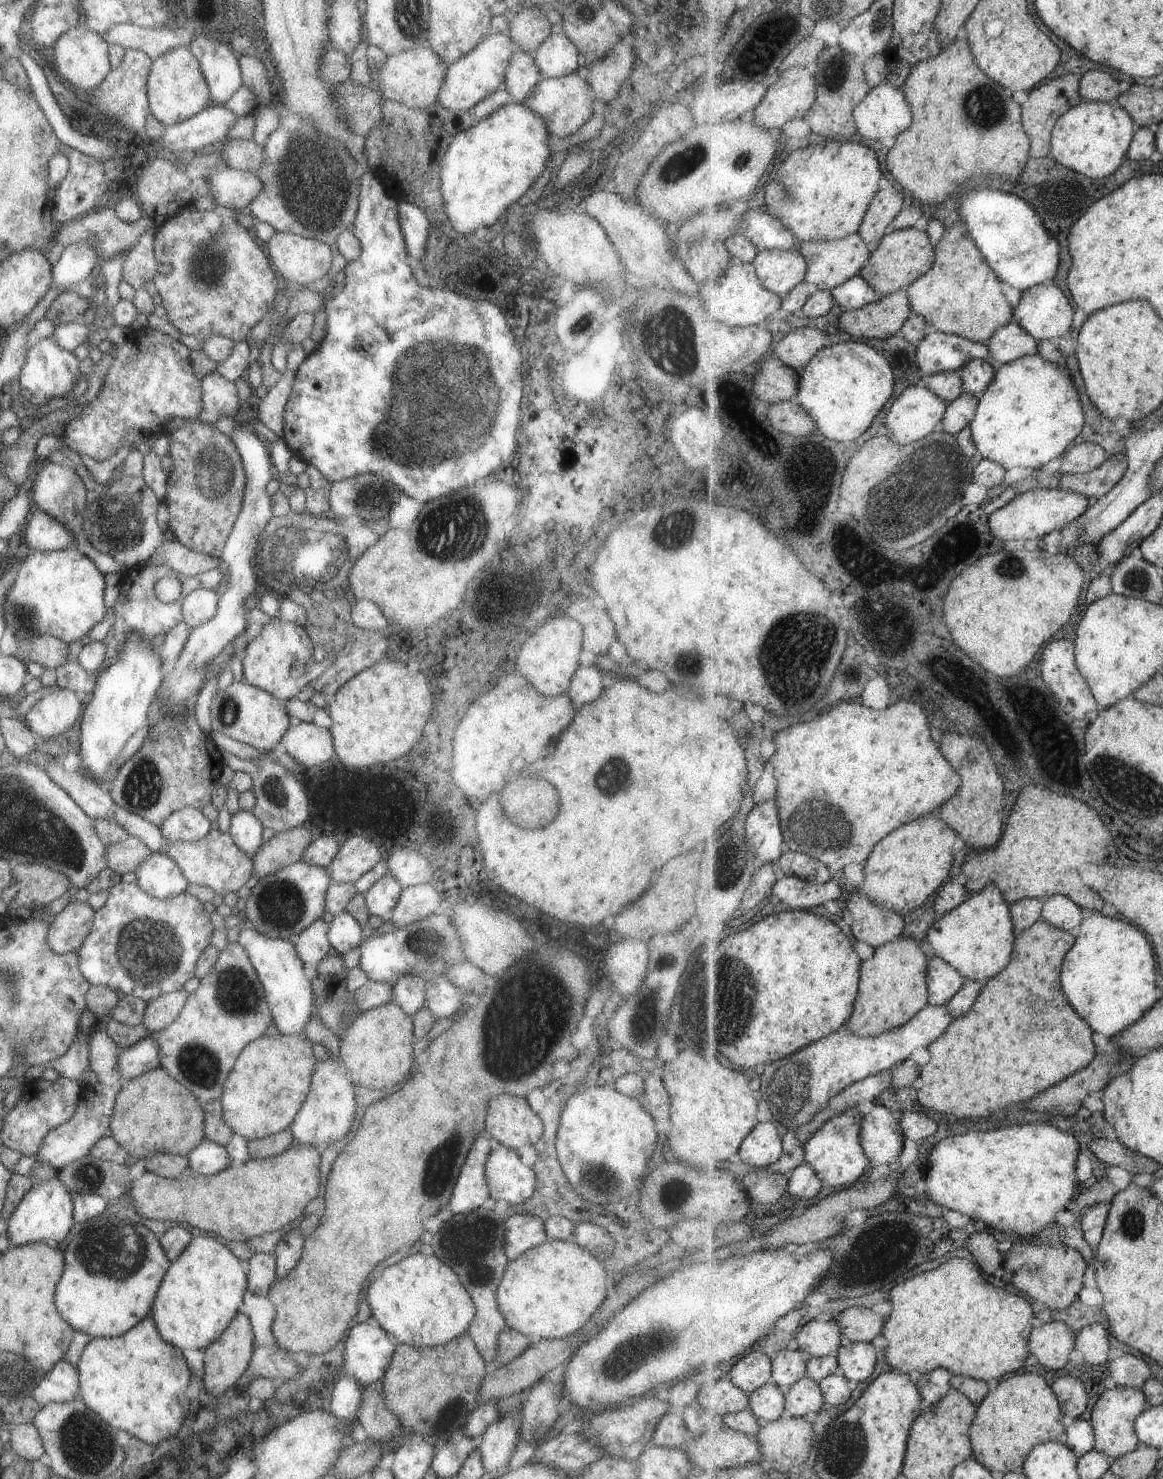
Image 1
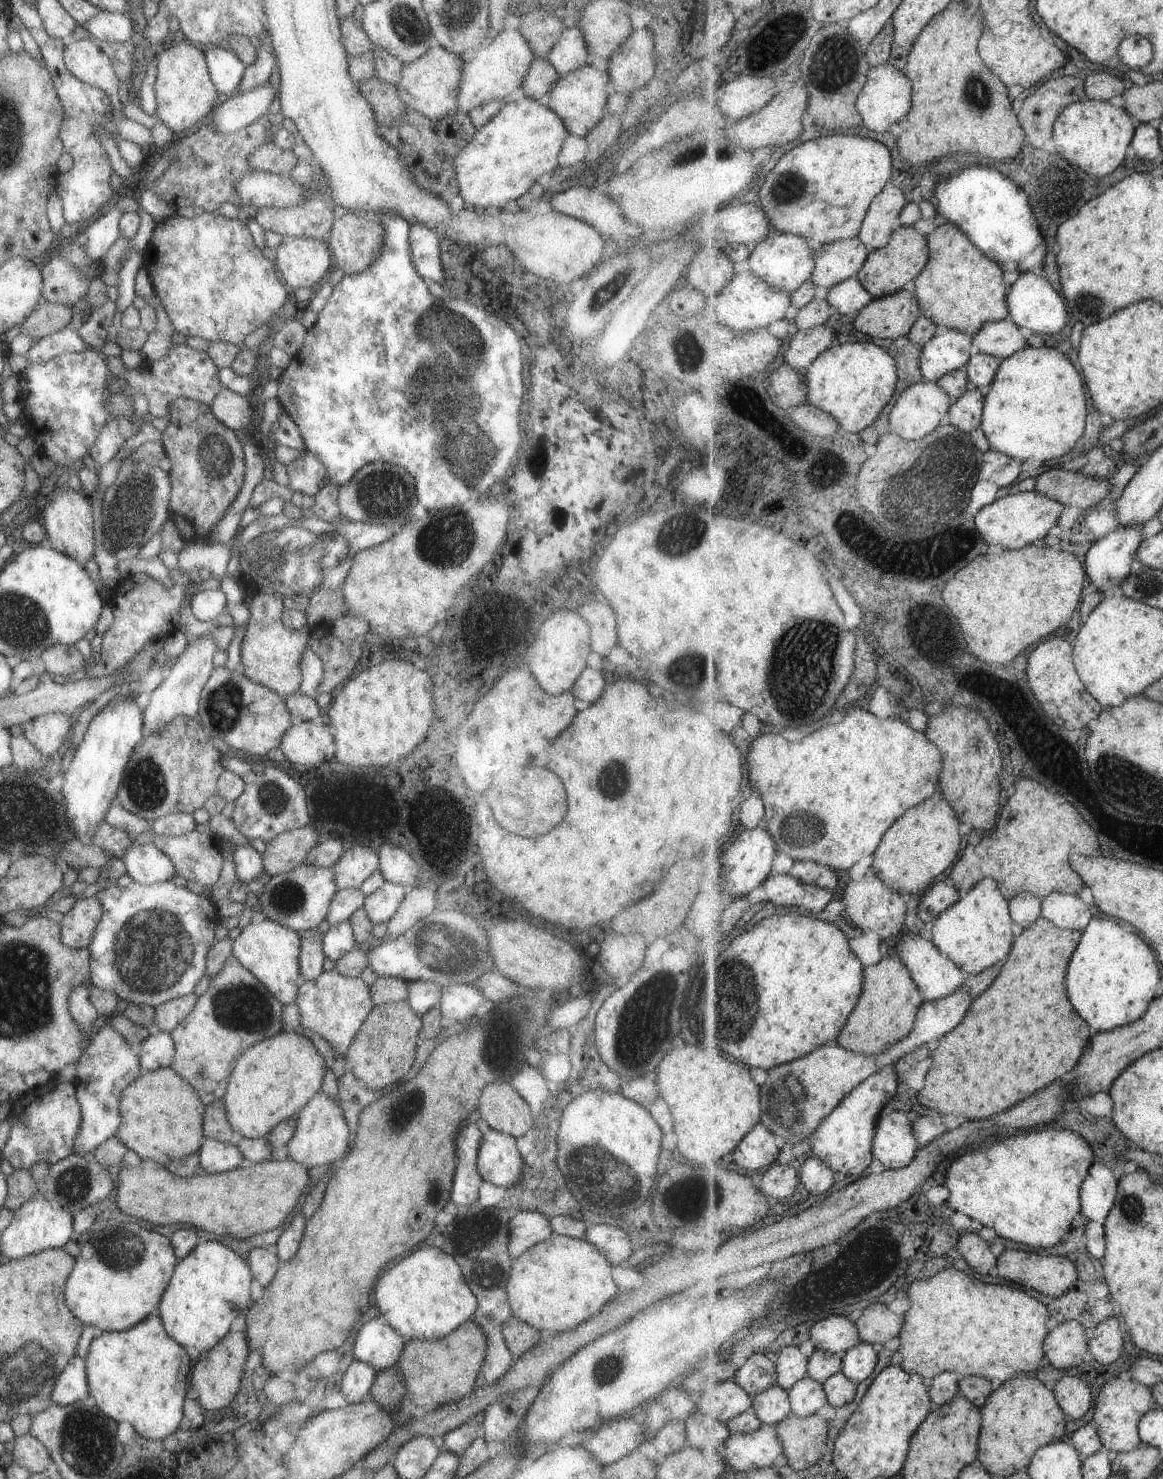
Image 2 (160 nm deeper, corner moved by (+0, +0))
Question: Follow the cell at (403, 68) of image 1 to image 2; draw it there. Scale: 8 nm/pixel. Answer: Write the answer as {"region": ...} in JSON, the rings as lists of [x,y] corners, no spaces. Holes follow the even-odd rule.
{"region":[[[436,46],[429,47],[419,58],[402,64],[399,78],[393,85],[407,110],[416,111],[431,120],[439,120],[447,116],[448,112],[457,111],[456,92],[465,57]]]}

